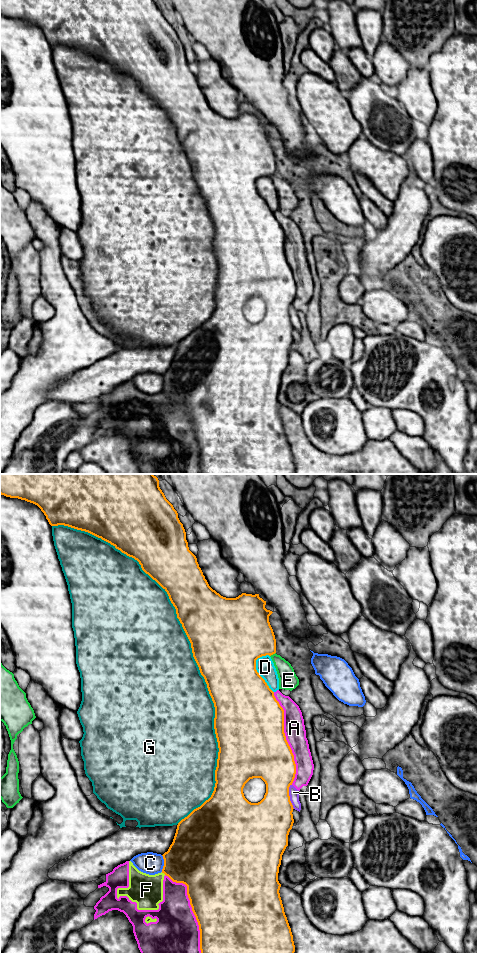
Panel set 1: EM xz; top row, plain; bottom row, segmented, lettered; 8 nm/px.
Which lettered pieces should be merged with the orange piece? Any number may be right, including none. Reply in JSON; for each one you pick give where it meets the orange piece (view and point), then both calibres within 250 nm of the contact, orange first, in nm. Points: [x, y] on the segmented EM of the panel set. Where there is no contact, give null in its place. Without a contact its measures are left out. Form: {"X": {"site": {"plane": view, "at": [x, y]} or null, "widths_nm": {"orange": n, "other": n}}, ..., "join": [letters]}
{"join": []}

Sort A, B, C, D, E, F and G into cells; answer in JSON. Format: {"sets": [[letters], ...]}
{"sets": [["A", "D", "E", "F"], ["B"], ["C"], ["G"]]}

